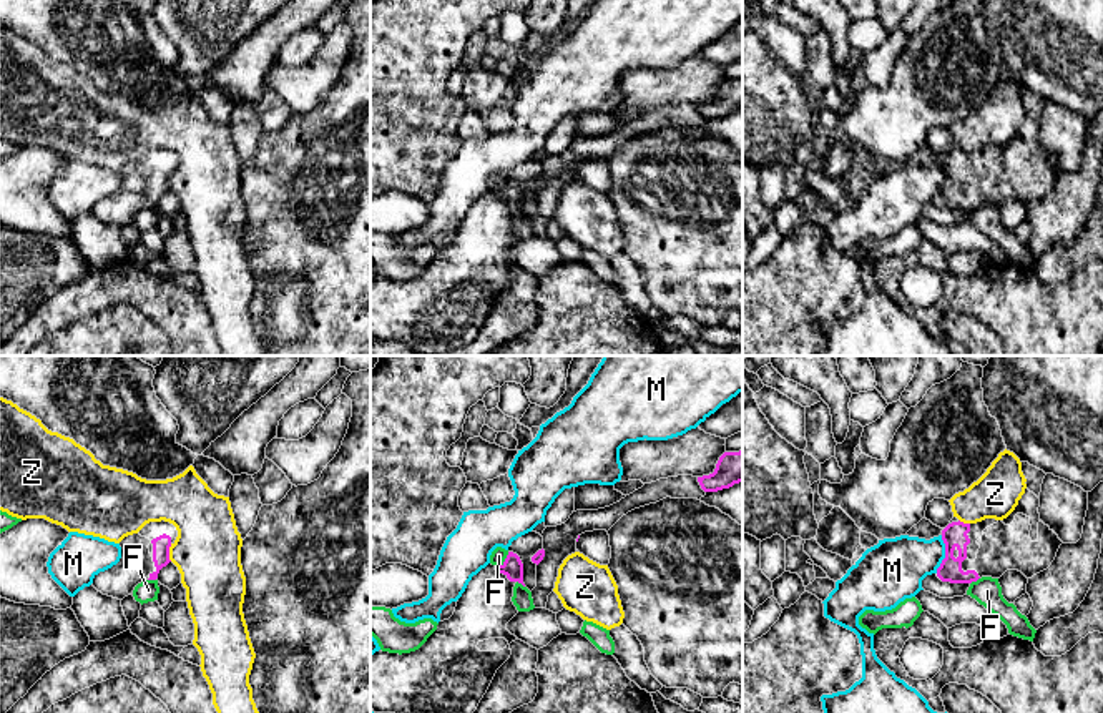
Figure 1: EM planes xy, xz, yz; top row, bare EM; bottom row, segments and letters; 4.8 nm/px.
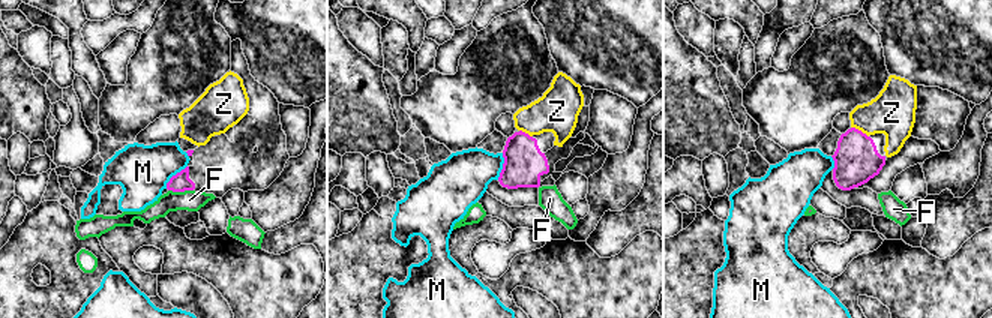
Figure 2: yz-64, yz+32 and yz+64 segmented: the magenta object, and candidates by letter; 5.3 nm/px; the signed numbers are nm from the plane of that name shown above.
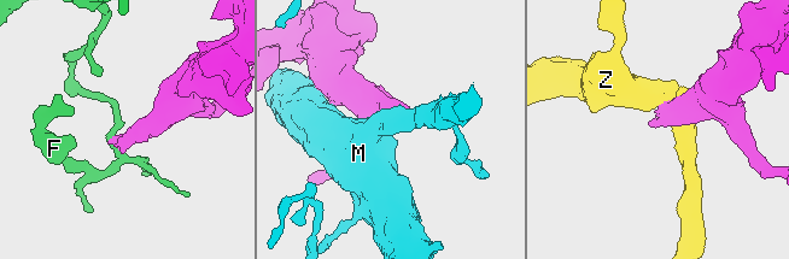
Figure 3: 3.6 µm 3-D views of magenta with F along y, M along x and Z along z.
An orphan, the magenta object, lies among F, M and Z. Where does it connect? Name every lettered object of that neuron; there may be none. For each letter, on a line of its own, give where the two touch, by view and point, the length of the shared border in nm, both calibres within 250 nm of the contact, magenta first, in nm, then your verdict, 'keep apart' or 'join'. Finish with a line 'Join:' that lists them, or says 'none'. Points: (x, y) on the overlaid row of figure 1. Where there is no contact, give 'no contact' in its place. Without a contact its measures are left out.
F: xz (505, 560) | 100 nm | 100/70 nm | keep apart
M: yz (946, 554) | 190 nm | 110/280 nm | keep apart
Z: xy (168, 552) | 90 nm | 90/320 nm | keep apart
Join: none

